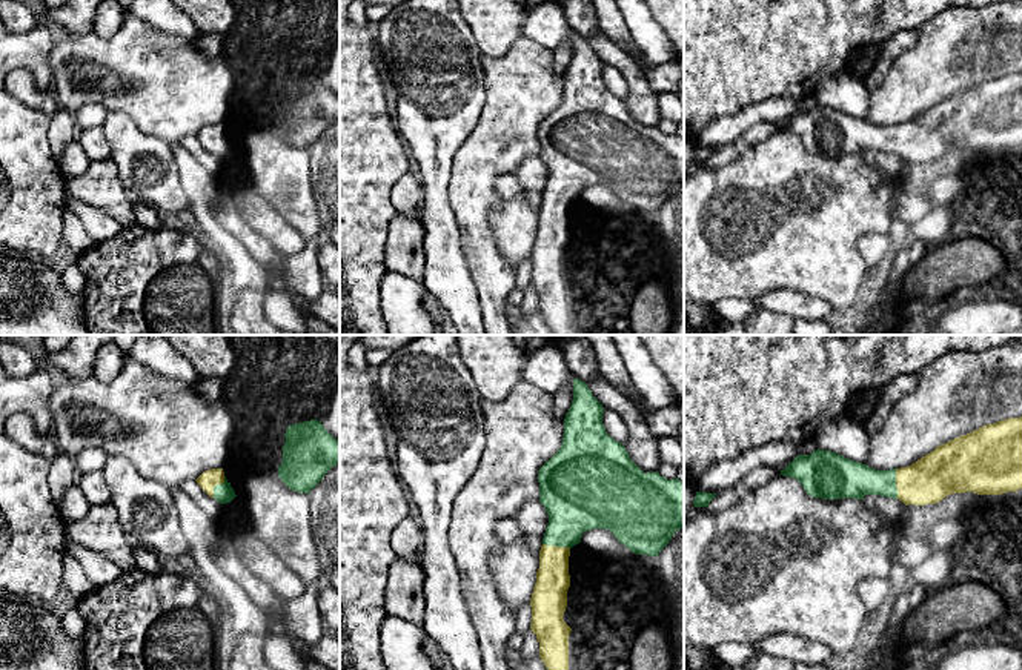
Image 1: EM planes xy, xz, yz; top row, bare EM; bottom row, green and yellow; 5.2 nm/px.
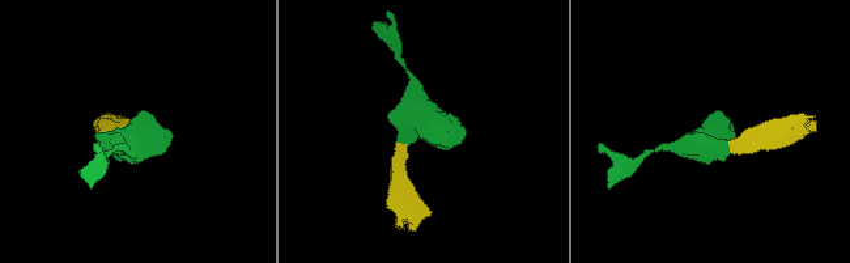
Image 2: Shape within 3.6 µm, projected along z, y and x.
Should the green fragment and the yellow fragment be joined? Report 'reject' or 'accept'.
accept

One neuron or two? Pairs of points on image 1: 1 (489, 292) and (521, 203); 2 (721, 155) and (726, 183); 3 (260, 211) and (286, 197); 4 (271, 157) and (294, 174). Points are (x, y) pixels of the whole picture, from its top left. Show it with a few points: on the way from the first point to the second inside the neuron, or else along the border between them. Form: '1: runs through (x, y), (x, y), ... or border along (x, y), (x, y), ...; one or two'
1: border along (489, 222), (501, 255), (517, 271); two
2: border along (753, 145), (723, 163), (704, 165), (700, 169); two
3: border along (265, 202), (271, 208); two
4: runs through (277, 163), (288, 174); one

